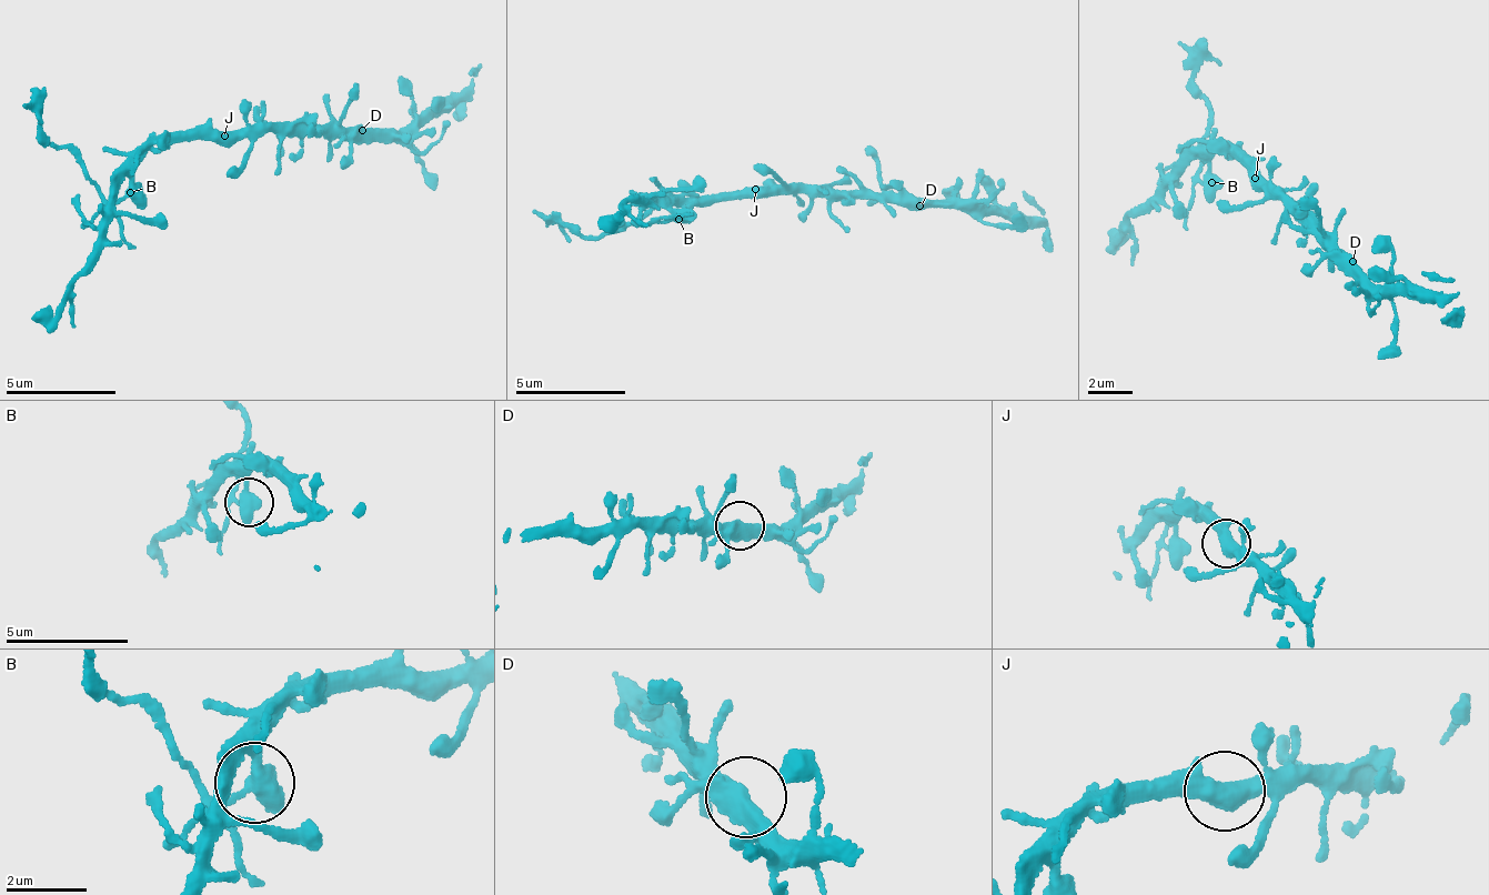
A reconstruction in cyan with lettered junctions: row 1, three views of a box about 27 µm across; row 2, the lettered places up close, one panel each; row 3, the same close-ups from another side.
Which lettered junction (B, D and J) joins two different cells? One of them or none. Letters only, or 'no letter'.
B

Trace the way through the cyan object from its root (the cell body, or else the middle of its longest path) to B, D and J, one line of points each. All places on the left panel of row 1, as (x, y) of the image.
B: (258, 133), (212, 141), (207, 137), (161, 144), (157, 150), (149, 149), (136, 169), (136, 189), (129, 193)
D: (258, 133), (339, 126), (362, 130)
J: (258, 133), (224, 136)

